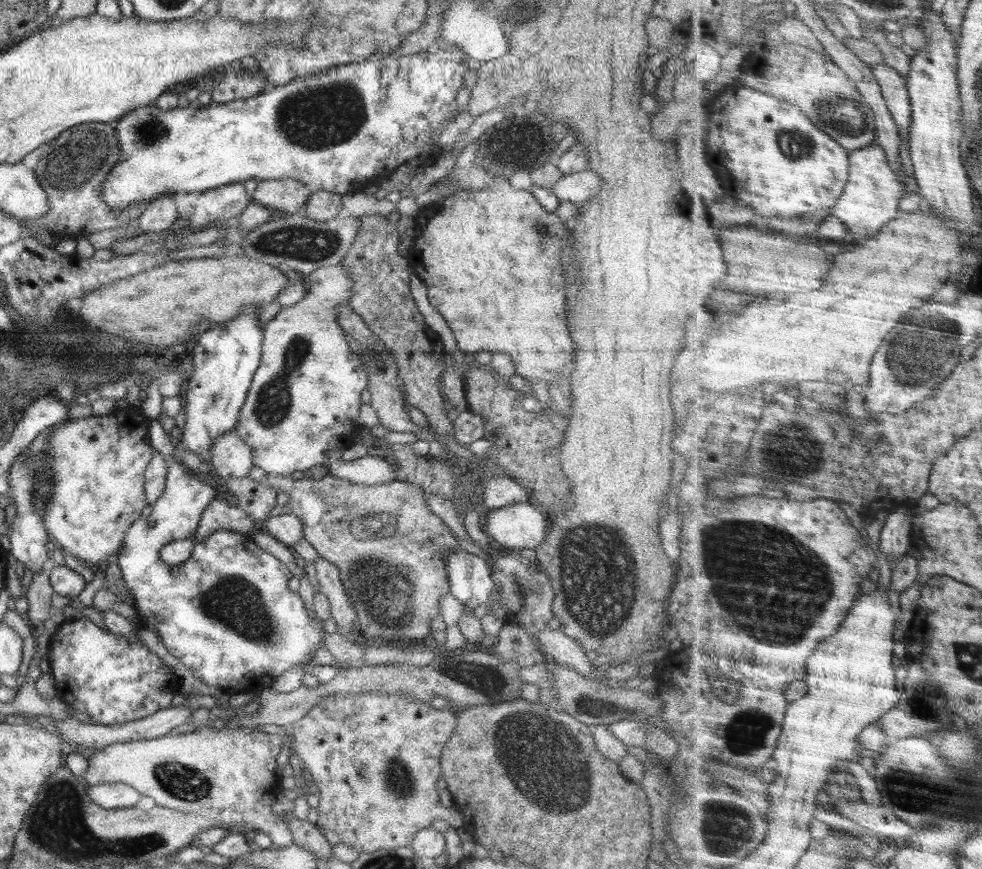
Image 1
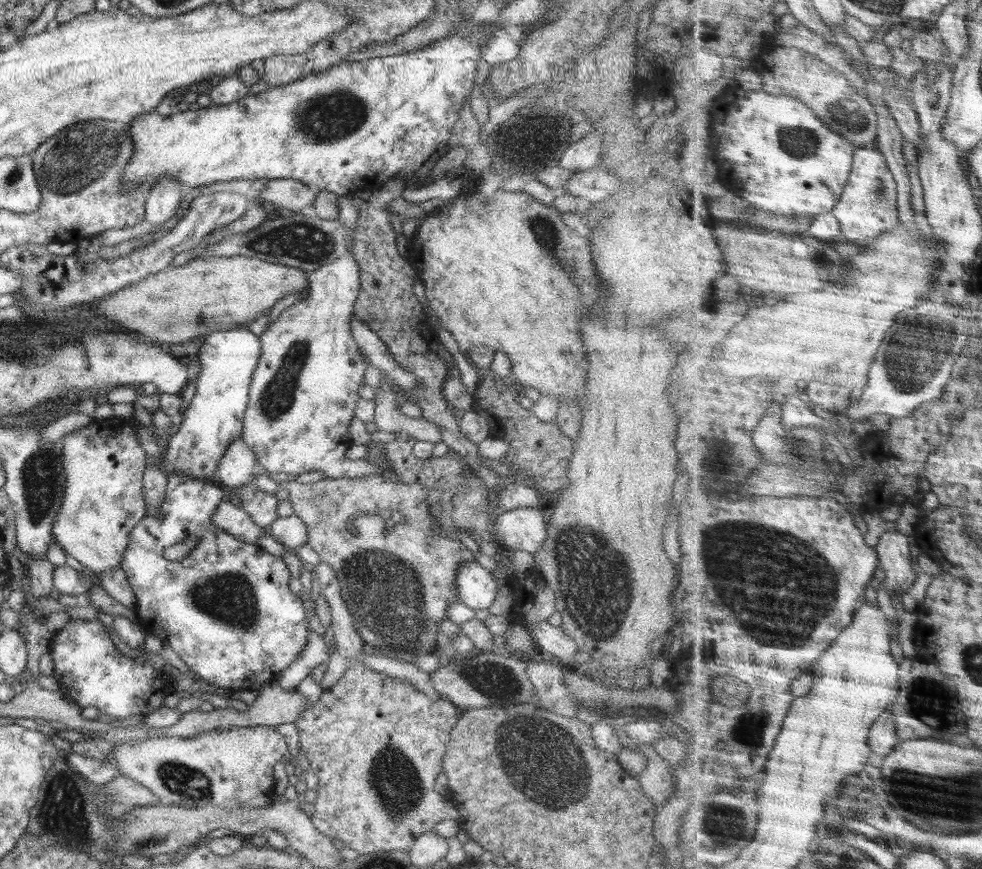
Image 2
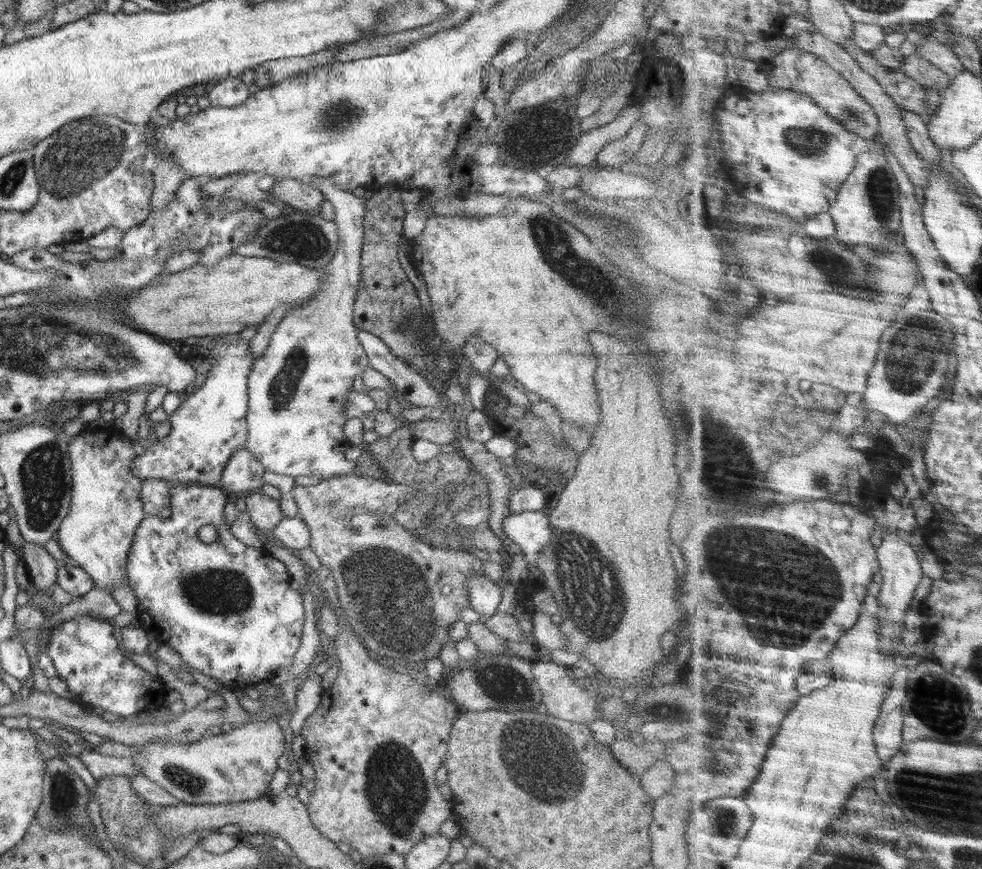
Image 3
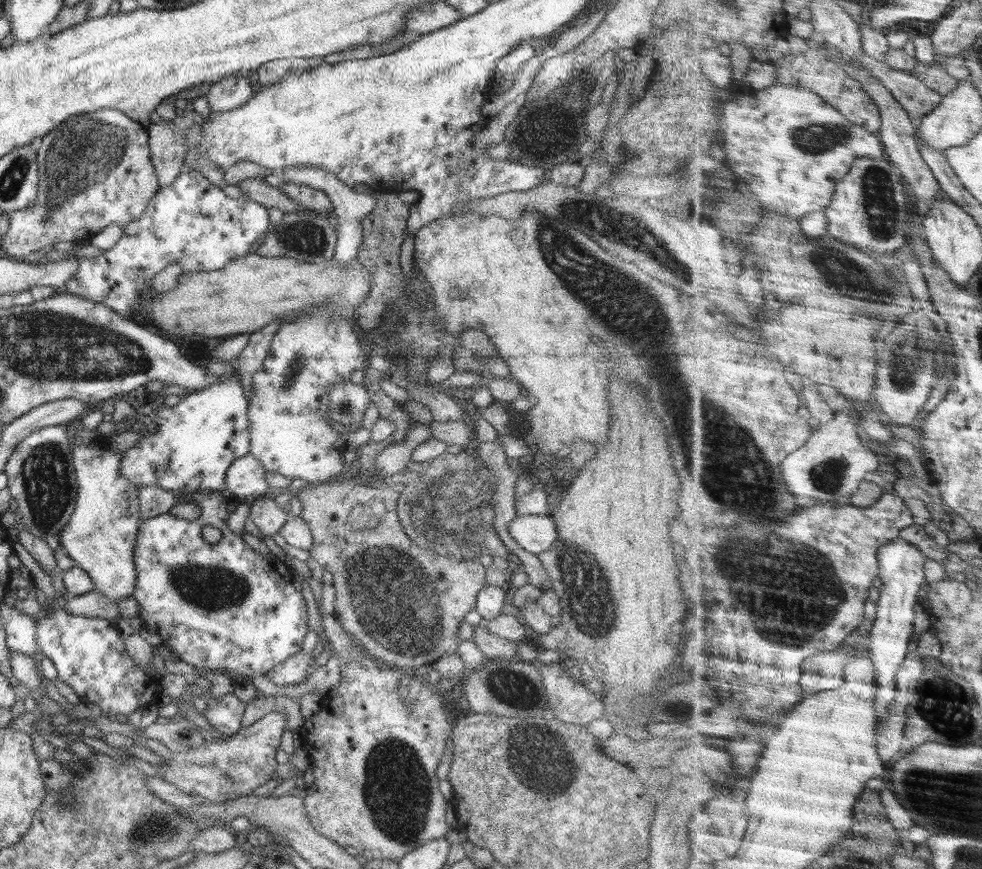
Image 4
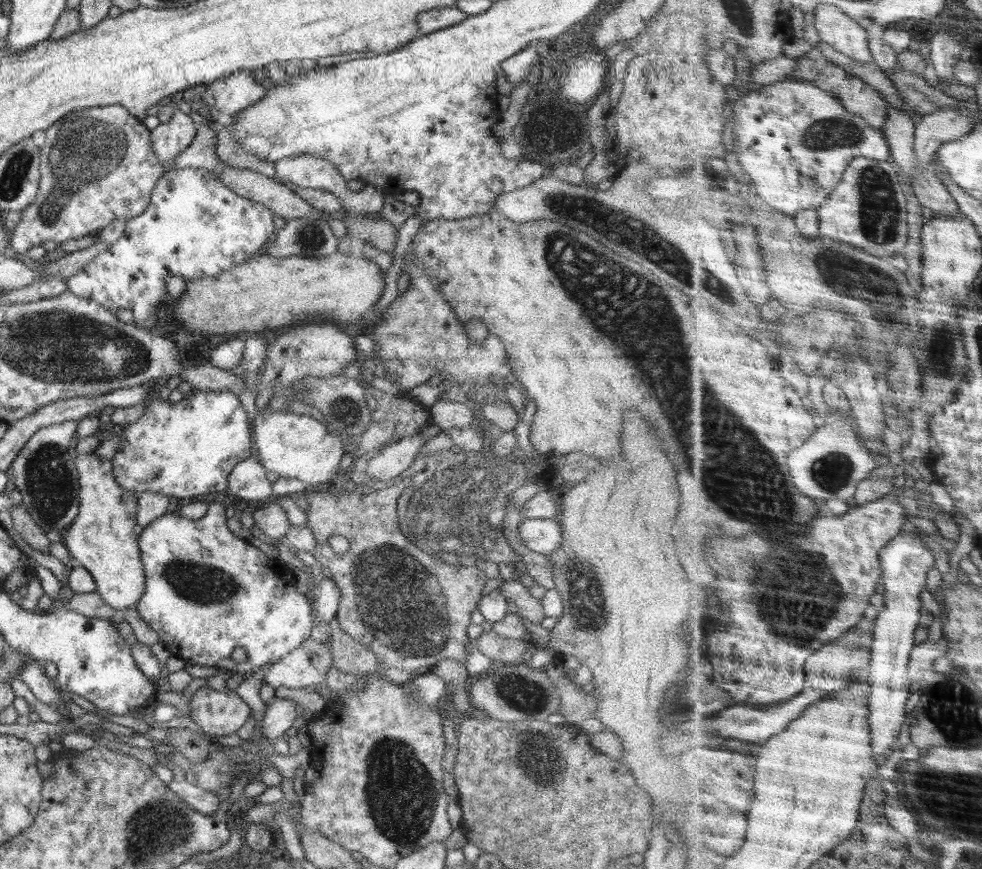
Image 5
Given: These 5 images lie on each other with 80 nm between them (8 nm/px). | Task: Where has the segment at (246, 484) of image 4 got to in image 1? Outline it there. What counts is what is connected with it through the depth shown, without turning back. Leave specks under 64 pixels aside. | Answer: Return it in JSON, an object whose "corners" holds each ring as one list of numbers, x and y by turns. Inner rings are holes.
{"corners":[[228,431,216,438,211,448,209,469,219,480,249,476,252,462,252,449,245,444,235,431]]}

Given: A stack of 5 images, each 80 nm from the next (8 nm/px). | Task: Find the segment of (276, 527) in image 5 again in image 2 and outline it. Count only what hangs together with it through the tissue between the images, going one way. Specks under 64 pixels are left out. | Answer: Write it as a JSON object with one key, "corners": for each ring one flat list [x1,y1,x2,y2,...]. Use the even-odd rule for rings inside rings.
{"corners":[[256,482,235,488,236,496,242,500,242,508,251,516,251,519,267,531,267,528,279,516,276,513,278,499,274,493,270,494,258,489]]}

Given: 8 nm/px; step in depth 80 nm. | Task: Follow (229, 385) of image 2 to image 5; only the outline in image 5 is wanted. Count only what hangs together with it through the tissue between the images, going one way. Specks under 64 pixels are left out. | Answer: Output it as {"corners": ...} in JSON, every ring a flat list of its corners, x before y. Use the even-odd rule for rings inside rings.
{"corners":[[197,391,195,394,184,396,181,401,170,402,169,400,160,400,157,396,152,398,146,403,144,414,136,419,132,424,129,424,128,429,121,435,122,440,118,446,118,450,113,459,113,473,116,482,125,490,136,494,141,492,162,493,163,495,173,498,175,501,179,498,189,498,190,496,201,496,203,494,226,492,227,478,230,471,234,468,235,464,242,462,250,457,250,428,251,424,248,423,246,411,240,402,240,399,232,391,210,391,202,392]]}

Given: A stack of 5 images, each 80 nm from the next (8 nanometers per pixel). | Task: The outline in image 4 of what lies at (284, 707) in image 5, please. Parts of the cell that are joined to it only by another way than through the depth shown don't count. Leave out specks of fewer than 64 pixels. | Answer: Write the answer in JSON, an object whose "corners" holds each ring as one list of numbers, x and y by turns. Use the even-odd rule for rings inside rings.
{"corners":[[270,712,248,728,240,727,227,739,203,742,200,748,174,753,159,767,164,781,190,796,201,796,206,803,222,804,227,800,250,796,269,782,276,774,275,759,281,740,287,731,288,717,280,712],[287,723,287,726,286,726]]}

